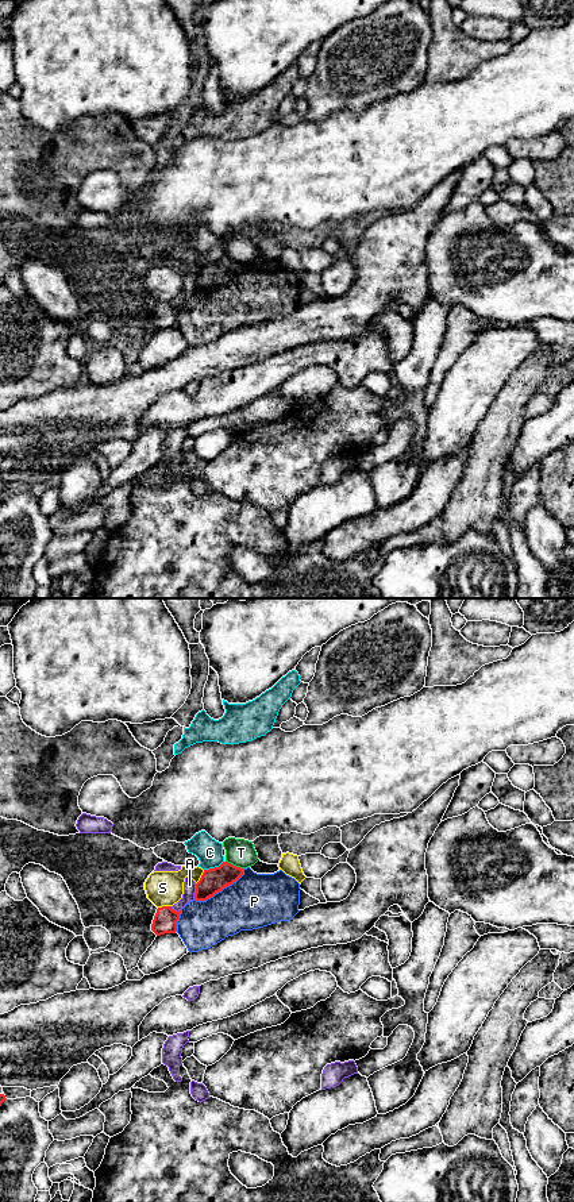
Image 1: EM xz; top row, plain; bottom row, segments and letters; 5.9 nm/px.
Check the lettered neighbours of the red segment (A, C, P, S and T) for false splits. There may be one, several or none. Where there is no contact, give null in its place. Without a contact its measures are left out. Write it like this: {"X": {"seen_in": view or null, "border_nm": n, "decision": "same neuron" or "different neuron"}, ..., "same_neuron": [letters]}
{"A": {"seen_in": "xz", "border_nm": 100, "decision": "different neuron"}, "C": {"seen_in": "xz", "border_nm": 130, "decision": "different neuron"}, "P": {"seen_in": "xz", "border_nm": 340, "decision": "different neuron"}, "S": {"seen_in": "xz", "border_nm": 100, "decision": "different neuron"}, "T": {"seen_in": "xz", "border_nm": 120, "decision": "different neuron"}, "same_neuron": []}

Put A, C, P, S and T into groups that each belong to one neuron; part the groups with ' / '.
A / C / P / S / T

